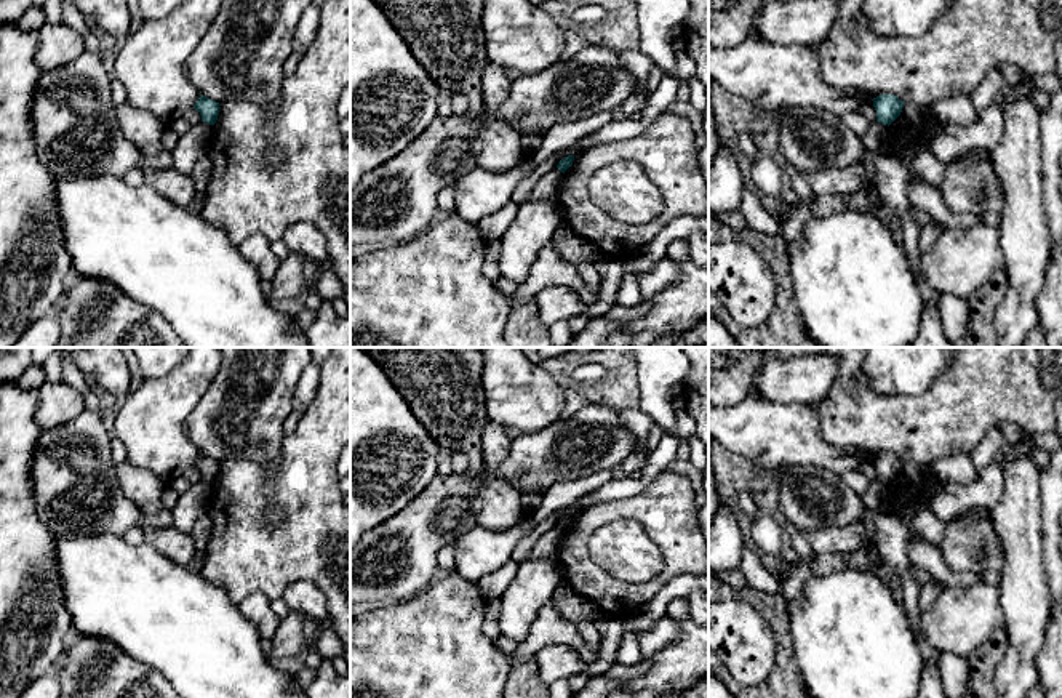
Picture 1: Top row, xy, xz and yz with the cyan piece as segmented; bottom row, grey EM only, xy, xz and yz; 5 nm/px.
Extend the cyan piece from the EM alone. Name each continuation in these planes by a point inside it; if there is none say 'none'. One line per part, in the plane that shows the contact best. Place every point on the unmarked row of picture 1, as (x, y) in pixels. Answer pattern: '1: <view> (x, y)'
none

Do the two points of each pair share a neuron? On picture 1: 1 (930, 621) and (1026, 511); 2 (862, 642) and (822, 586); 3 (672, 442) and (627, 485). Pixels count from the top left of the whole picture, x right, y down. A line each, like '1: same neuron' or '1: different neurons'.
1: different neurons
2: same neuron
3: same neuron

